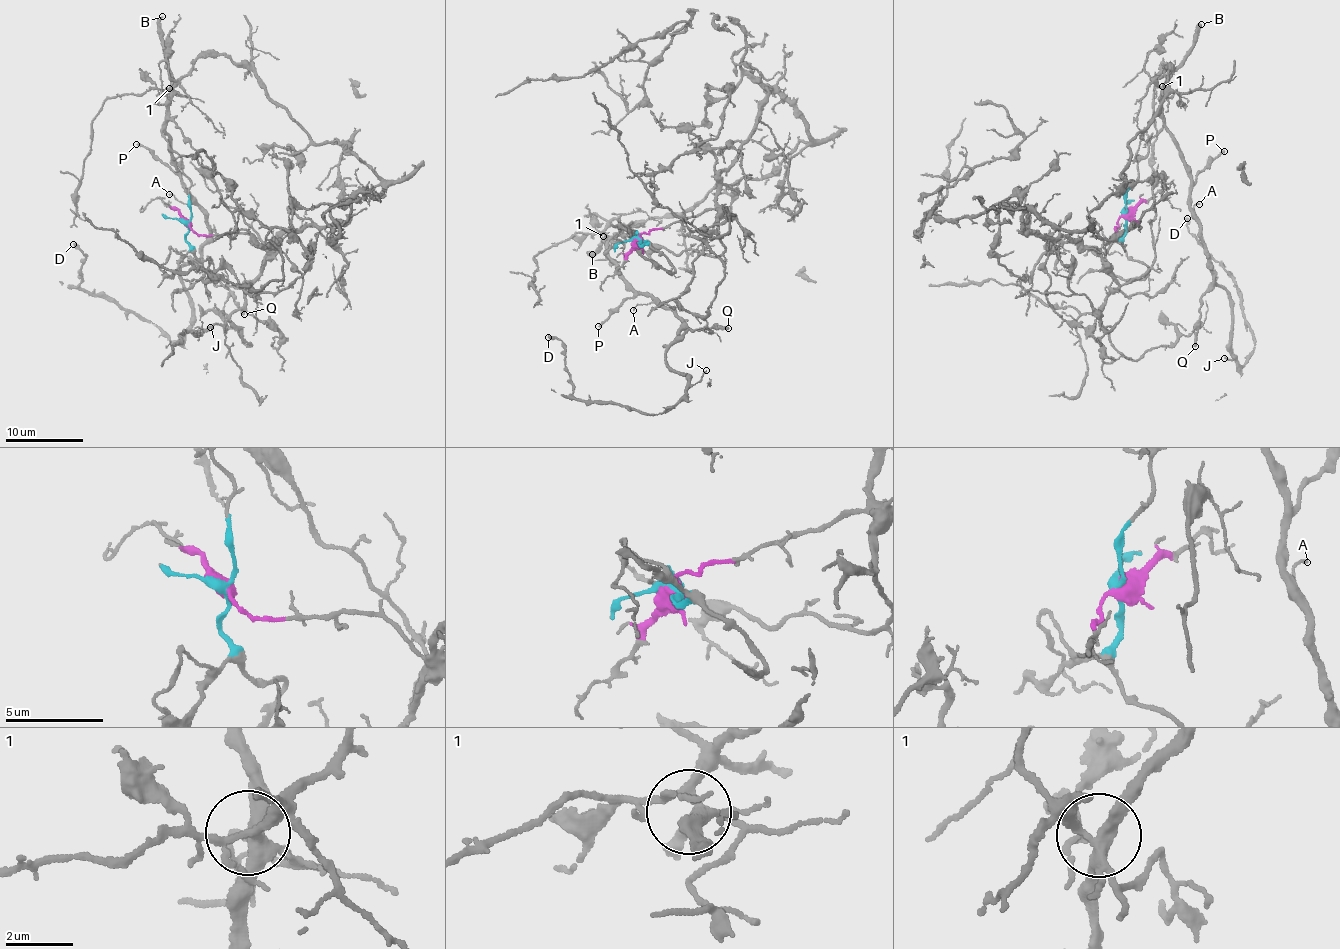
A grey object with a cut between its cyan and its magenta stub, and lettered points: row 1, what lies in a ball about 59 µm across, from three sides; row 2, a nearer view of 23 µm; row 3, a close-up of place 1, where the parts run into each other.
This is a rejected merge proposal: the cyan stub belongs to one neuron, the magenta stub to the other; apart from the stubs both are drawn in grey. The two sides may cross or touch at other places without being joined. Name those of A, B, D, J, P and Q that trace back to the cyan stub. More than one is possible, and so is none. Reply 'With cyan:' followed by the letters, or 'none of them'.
With cyan: A, B, D, J, P, Q

